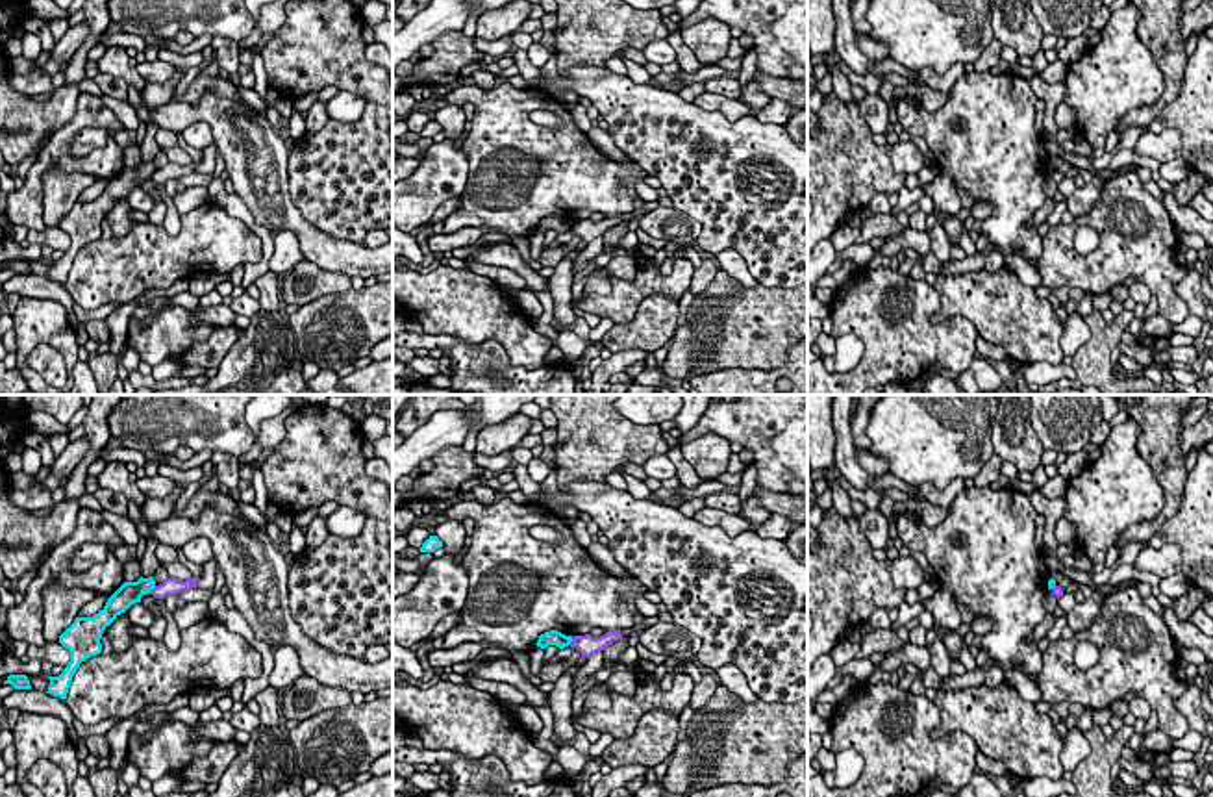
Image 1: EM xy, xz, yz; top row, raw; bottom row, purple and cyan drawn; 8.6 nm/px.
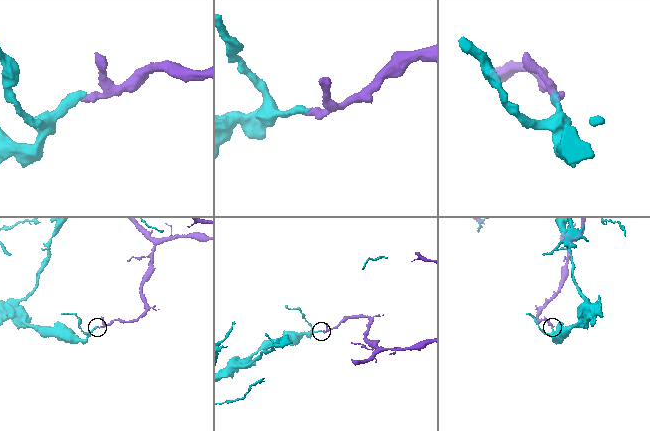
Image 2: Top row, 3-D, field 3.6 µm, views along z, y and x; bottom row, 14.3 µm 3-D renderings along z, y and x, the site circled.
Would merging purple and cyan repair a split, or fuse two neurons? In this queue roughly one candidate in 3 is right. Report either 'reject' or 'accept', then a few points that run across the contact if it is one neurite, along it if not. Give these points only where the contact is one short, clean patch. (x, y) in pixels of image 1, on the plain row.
reject | xy (156, 171), (149, 177)

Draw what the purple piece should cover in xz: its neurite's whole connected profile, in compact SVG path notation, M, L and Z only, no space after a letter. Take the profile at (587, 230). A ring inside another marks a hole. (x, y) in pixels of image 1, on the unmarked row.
M620 215L606 217L600 222L585 219L585 221L574 221L570 232L576 232L581 237L581 241L591 243L593 239L604 235L607 230L619 224L622 224Z

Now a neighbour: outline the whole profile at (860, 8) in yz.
M854 0L852 20L854 20L856 33L872 37L872 28L867 20L869 4L870 4L870 0Z

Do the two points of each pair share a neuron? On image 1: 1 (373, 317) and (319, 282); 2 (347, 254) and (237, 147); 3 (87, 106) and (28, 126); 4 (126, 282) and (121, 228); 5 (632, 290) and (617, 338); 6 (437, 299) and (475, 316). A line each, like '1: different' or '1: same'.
1: different
2: same
3: different
4: different
5: different
6: same

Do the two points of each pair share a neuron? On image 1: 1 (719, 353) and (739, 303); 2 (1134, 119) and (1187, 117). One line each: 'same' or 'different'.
1: same
2: different

